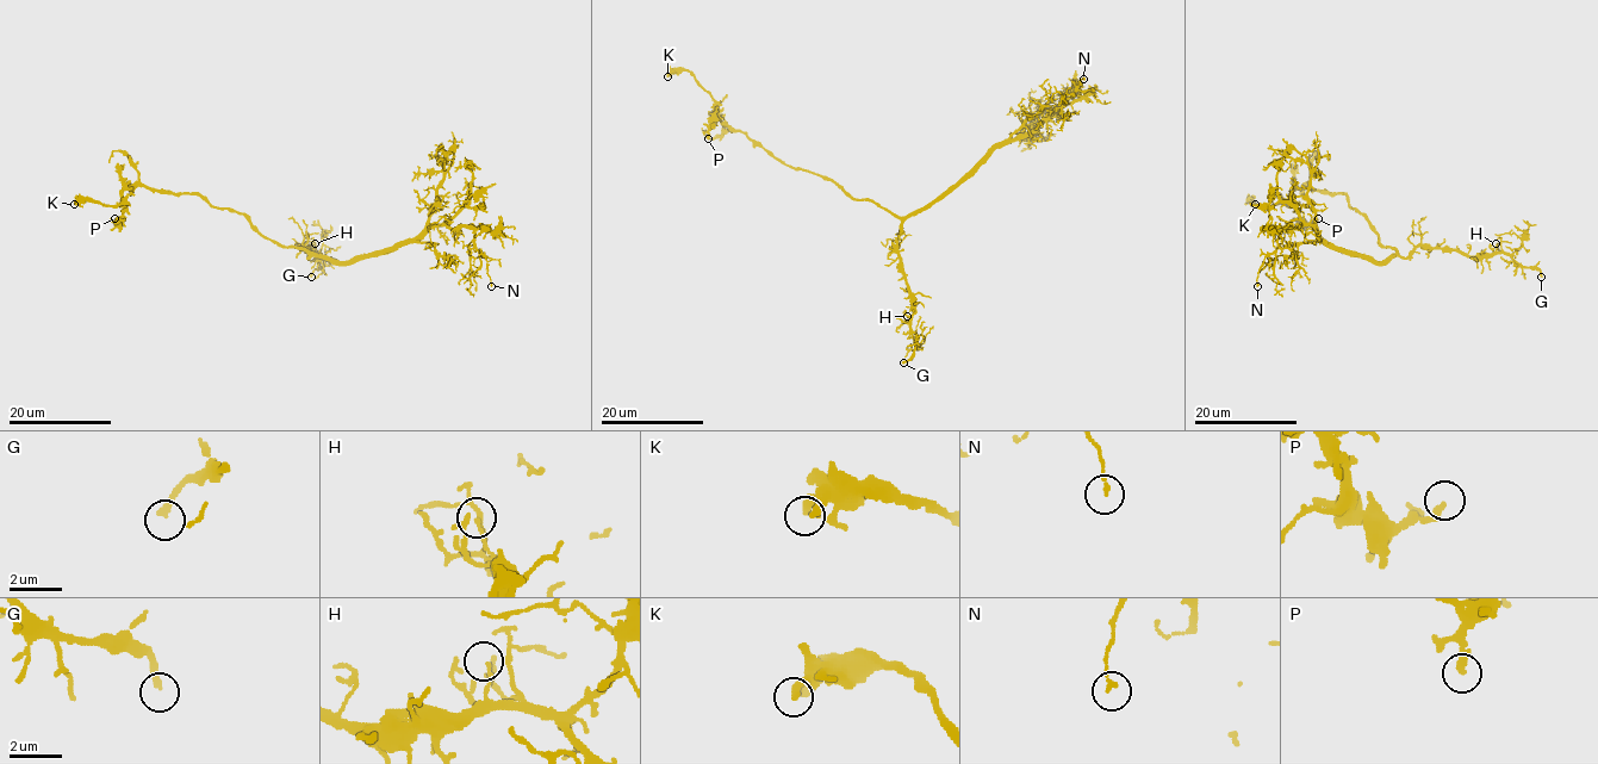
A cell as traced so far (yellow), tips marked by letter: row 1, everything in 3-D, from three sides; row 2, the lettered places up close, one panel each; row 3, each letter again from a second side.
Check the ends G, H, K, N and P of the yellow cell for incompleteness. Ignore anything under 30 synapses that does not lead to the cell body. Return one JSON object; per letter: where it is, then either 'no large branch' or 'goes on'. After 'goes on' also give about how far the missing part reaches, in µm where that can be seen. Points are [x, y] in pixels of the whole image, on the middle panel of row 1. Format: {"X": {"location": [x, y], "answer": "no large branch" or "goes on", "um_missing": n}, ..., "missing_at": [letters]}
{"G": {"location": [903, 362], "answer": "goes on", "um_missing": 40}, "H": {"location": [907, 316], "answer": "no large branch"}, "K": {"location": [667, 76], "answer": "no large branch"}, "N": {"location": [1083, 79], "answer": "no large branch"}, "P": {"location": [708, 138], "answer": "no large branch"}, "missing_at": ["G"]}

